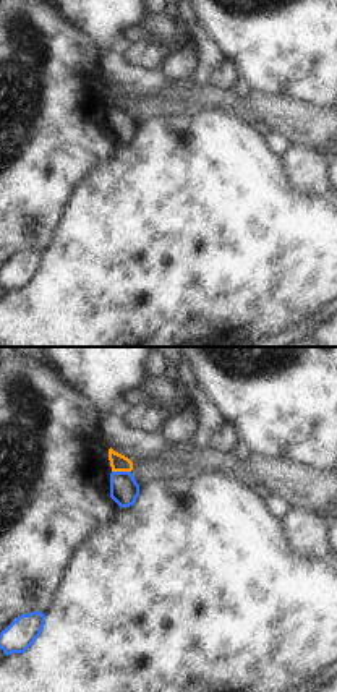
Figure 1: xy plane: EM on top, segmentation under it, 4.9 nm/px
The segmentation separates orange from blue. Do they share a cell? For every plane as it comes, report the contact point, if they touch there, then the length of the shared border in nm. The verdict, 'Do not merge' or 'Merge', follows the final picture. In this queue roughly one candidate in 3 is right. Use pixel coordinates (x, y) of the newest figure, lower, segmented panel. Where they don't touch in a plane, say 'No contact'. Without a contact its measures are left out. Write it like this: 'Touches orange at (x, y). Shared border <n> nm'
Touches orange at (122, 470). Shared border 100 nm.

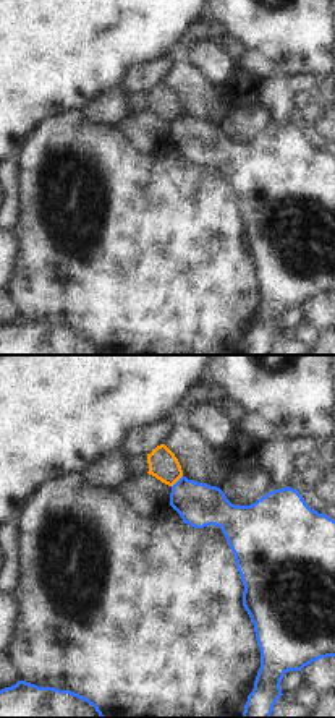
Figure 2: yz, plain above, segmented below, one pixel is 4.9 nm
Touches orange at (177, 480). Shared border 80 nm.

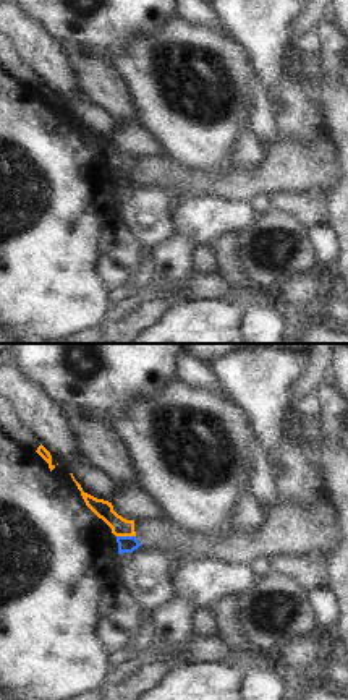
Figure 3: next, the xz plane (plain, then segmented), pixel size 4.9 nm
Touches orange at (127, 535). Shared border 100 nm.

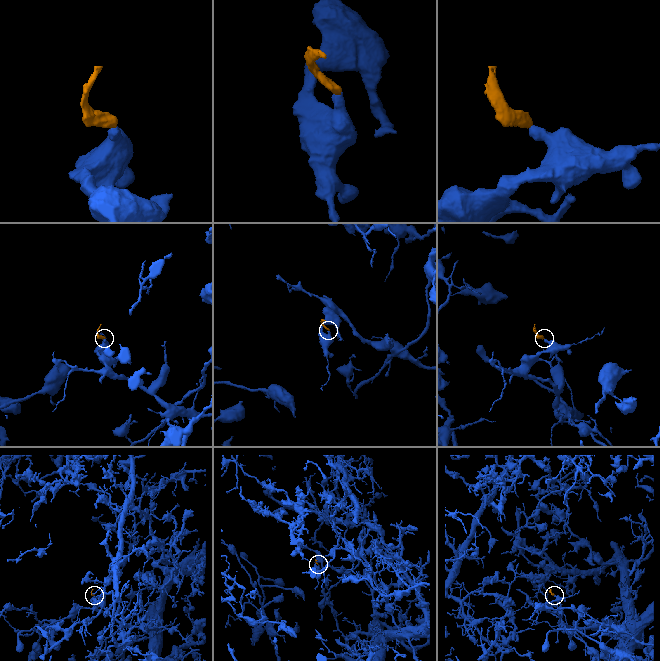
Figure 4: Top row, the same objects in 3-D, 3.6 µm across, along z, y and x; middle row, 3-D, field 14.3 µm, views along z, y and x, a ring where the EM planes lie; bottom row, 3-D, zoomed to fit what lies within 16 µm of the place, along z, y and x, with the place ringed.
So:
Do not merge.

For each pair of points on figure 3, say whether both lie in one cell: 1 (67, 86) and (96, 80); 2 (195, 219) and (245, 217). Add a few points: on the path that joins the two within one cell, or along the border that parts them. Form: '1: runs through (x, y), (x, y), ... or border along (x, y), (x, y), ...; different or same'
1: border along (65, 47), (80, 89), (88, 98); different
2: runs through (207, 219), (232, 217); same

